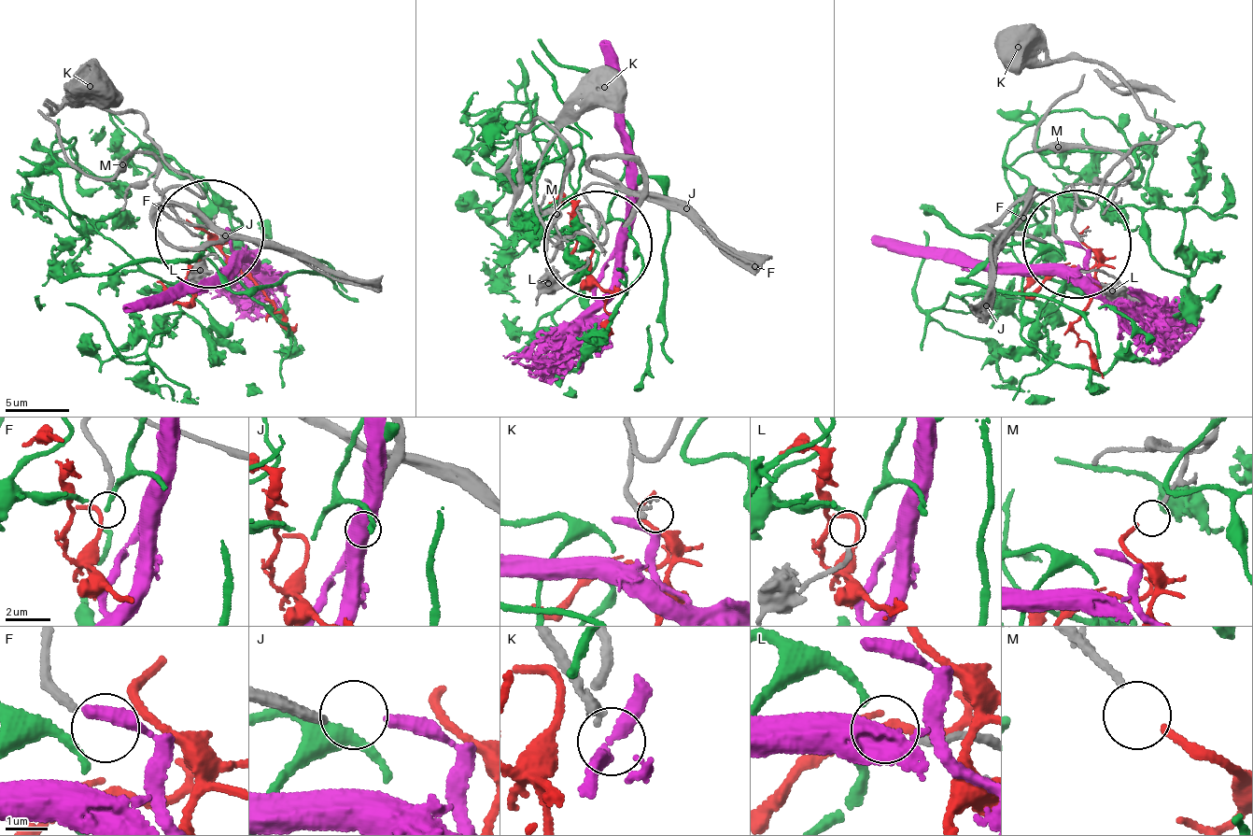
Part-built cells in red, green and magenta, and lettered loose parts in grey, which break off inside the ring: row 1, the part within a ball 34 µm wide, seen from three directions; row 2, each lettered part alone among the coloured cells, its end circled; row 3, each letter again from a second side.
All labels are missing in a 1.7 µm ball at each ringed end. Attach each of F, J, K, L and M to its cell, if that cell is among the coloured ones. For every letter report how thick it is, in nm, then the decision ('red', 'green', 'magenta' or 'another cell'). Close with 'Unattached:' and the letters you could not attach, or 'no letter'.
F: calibre 200 nm; another cell
J: calibre 320 nm; magenta
K: calibre 240 nm; another cell
L: calibre 190 nm; green
M: calibre 160 nm; red
Unattached: F, K

